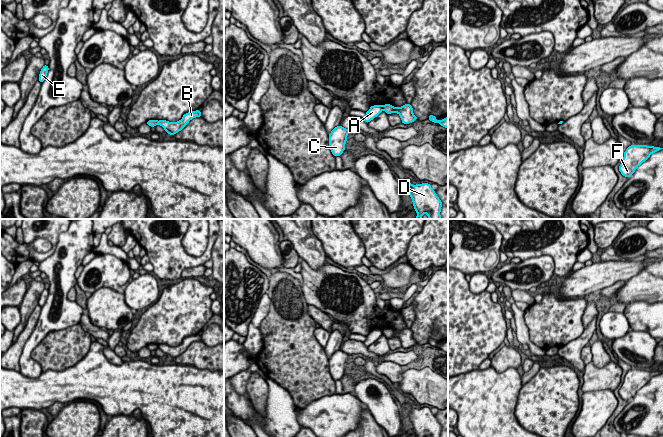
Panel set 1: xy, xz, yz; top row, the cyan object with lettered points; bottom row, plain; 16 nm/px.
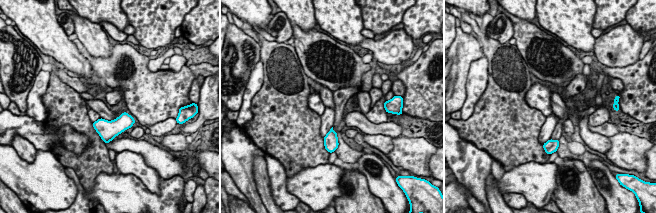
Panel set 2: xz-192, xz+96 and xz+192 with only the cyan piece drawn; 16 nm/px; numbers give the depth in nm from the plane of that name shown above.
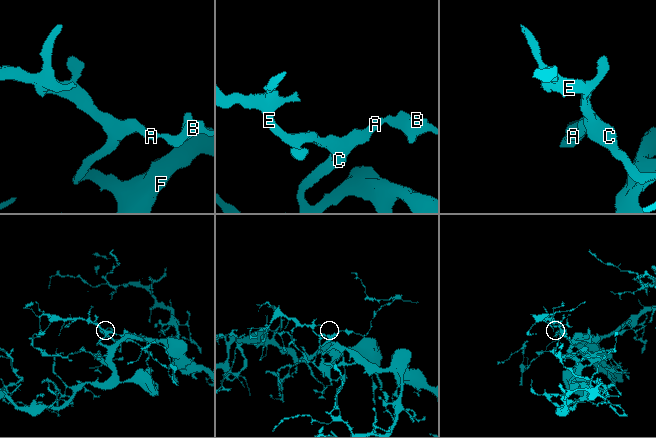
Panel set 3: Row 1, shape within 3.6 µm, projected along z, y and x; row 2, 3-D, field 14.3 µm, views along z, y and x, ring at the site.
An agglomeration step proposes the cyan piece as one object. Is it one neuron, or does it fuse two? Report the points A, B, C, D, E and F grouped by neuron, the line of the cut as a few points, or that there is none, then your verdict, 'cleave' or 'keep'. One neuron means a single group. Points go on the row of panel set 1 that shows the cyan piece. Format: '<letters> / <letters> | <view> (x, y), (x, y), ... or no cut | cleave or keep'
A C D E F / B | xz (381, 106), (383, 109) | cleave

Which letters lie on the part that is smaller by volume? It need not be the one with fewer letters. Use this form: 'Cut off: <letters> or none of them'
Cut off: B

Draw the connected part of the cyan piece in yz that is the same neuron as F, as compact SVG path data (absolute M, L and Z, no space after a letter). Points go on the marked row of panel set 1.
M630 145L624 152L624 158L619 166L619 171L625 177L630 177L637 167L646 161L649 156L663 148L646 146L646 145Z

